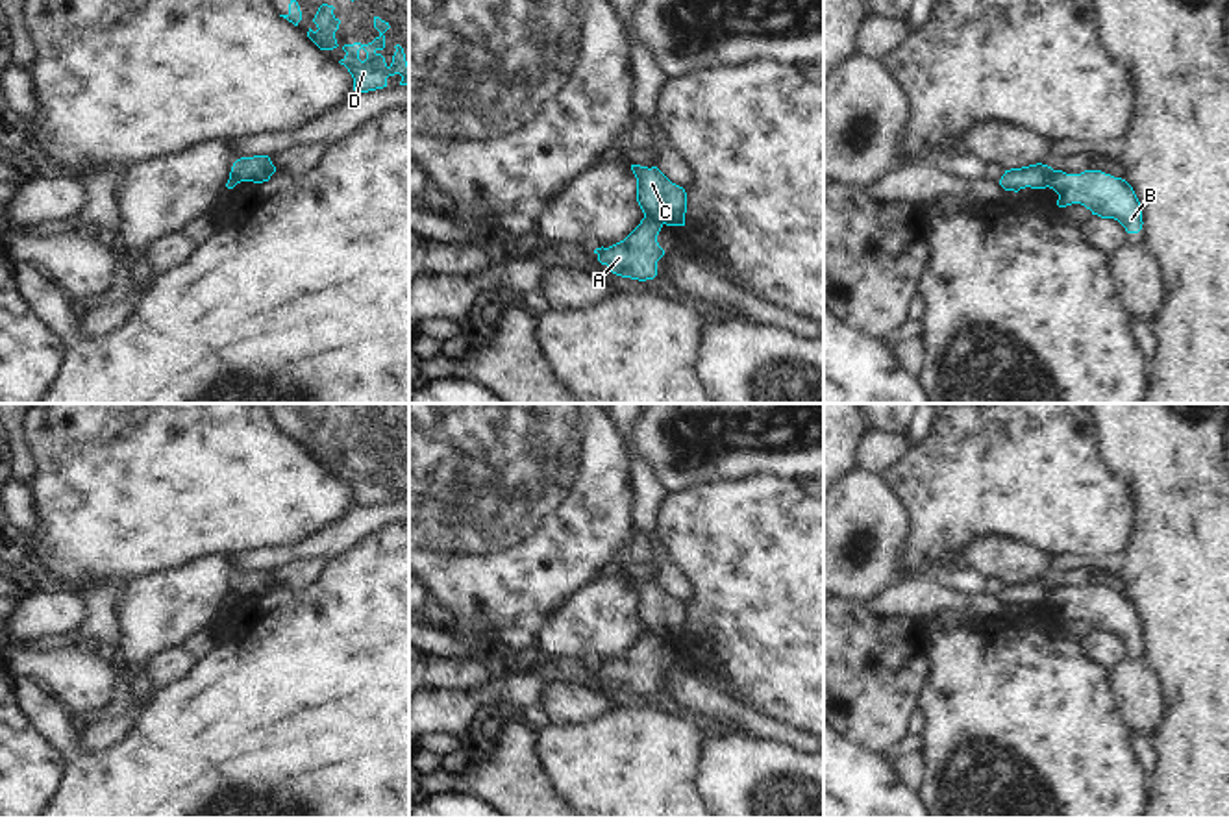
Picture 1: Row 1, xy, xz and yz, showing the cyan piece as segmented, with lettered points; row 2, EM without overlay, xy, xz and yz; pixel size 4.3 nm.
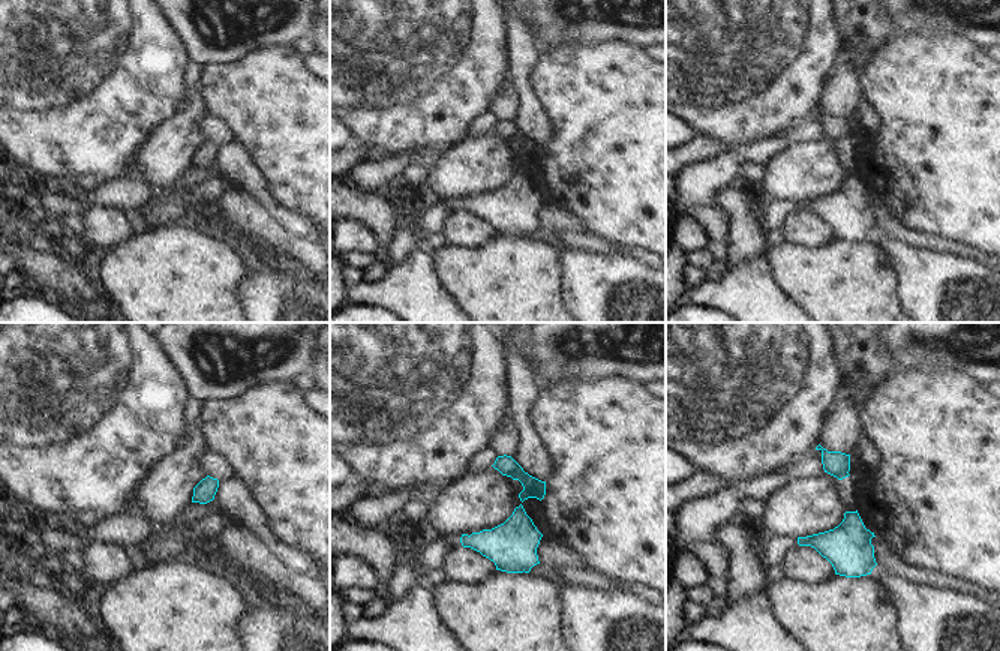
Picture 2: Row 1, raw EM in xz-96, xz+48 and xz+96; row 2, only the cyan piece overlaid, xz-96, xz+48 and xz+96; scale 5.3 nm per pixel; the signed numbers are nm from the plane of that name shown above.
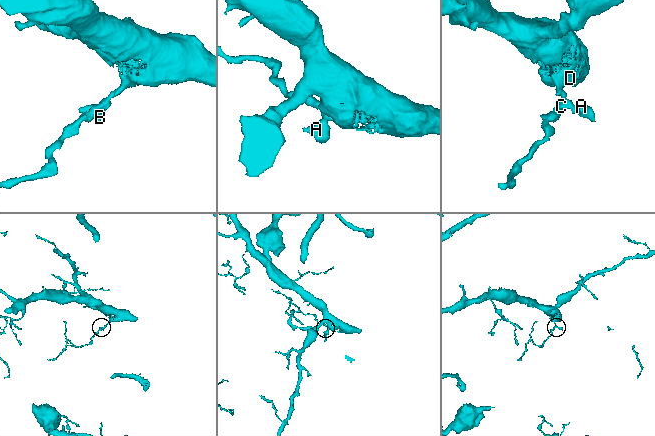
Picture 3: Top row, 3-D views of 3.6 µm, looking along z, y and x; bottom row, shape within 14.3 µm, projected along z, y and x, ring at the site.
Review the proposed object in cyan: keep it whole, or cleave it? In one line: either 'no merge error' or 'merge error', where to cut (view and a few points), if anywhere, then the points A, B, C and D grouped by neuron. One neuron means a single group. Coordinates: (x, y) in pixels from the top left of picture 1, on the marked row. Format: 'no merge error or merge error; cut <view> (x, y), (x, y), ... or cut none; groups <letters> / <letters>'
merge error; cut xz (645, 213), (663, 223); groups A B / C D

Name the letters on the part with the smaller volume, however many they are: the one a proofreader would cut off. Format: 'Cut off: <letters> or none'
Cut off: A, B

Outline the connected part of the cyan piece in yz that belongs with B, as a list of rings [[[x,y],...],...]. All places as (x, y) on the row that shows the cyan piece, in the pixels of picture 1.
[[[1053,170],[1048,187],[1059,194],[1059,207],[1081,204],[1092,215],[1118,220],[1127,233],[1142,229],[1142,205],[1133,187],[1122,178],[1101,170],[1085,170],[1081,174]]]

